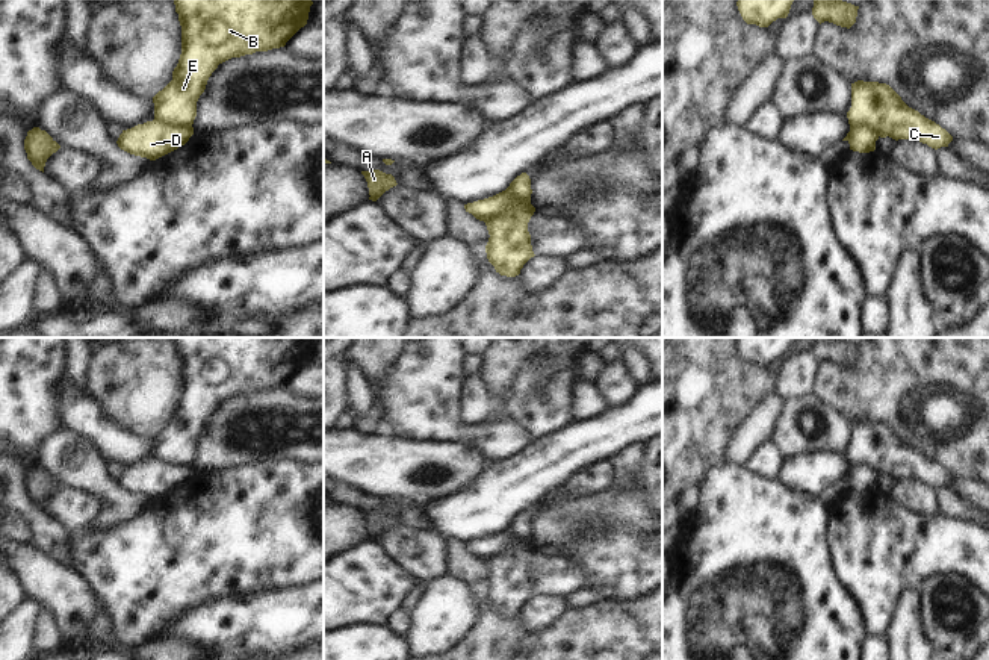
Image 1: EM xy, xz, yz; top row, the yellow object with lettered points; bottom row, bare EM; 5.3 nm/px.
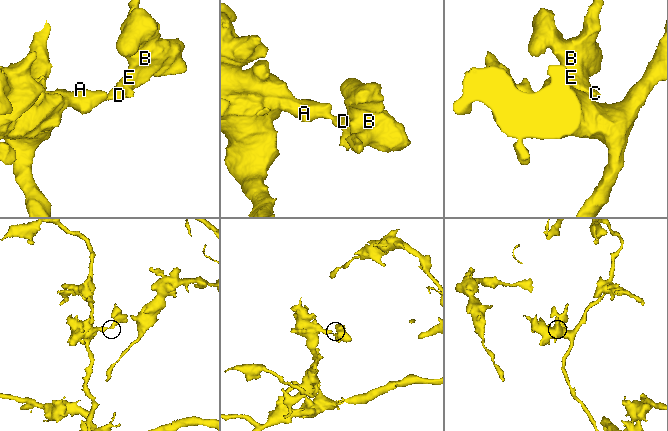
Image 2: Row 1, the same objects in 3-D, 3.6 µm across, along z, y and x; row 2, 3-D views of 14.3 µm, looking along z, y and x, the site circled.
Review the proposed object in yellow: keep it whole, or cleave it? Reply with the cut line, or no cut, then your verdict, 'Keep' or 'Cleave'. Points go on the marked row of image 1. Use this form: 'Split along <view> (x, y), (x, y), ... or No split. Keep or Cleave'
Split along yz (879, 135), (870, 127), (856, 126), (847, 140). Cleave

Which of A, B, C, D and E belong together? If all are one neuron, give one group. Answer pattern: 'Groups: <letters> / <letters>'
Groups: A D / B C E

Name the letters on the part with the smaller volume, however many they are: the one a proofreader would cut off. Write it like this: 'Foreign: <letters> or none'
Foreign: B, C, E

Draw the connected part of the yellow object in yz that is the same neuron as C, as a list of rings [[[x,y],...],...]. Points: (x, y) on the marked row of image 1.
[[[857,80],[857,82],[851,83],[851,107],[847,112],[847,118],[848,118],[848,124],[850,124],[850,132],[847,133],[847,136],[842,141],[848,141],[851,130],[857,126],[871,127],[873,130],[877,132],[877,135],[880,138],[889,136],[895,141],[898,141],[898,139],[915,139],[915,141],[919,141],[922,144],[927,144],[929,147],[935,148],[935,150],[938,150],[941,147],[948,147],[948,144],[953,141],[953,136],[945,129],[942,129],[935,121],[921,115],[918,111],[909,107],[901,100],[901,97],[886,83],[863,82],[863,80]]]

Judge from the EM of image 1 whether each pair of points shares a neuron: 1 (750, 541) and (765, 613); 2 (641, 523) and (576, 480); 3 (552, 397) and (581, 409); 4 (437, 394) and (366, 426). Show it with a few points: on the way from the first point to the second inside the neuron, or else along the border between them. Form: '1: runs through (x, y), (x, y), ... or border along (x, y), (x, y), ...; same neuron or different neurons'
1: runs through (755, 559), (755, 595); same neuron
2: border along (610, 460), (613, 480), (605, 488), (560, 498); different neurons
3: border along (572, 386), (570, 421); different neurons
4: border along (378, 420), (381, 430); different neurons

